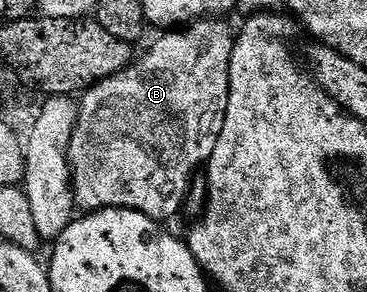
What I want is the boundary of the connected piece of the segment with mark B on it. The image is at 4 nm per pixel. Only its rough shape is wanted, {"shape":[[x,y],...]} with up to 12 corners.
{"shape":[[161,39],[86,90],[69,145],[82,211],[154,220],[215,152],[235,41]]}

